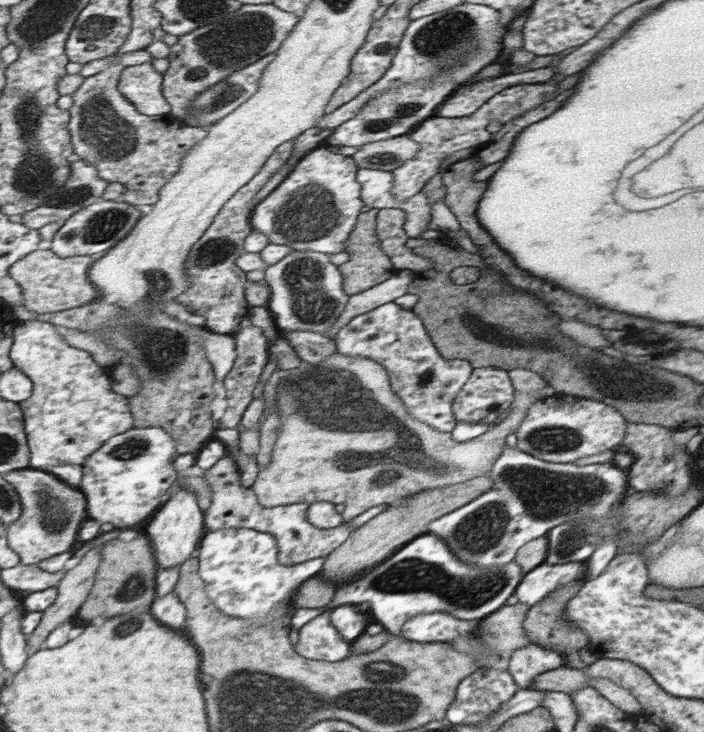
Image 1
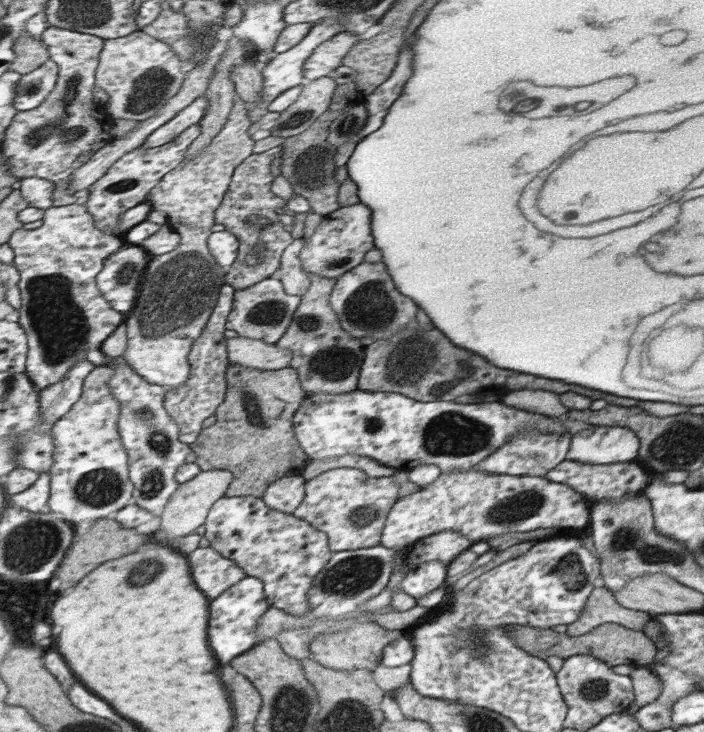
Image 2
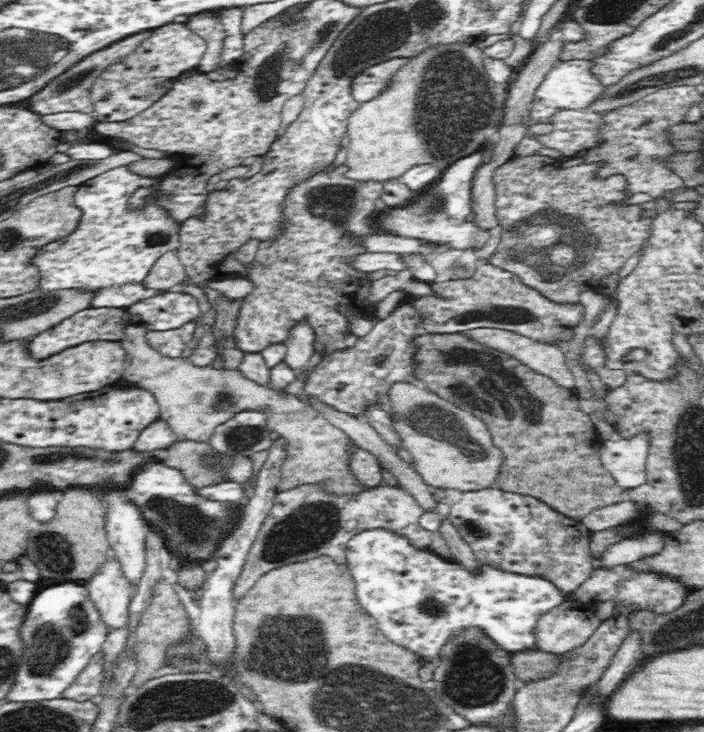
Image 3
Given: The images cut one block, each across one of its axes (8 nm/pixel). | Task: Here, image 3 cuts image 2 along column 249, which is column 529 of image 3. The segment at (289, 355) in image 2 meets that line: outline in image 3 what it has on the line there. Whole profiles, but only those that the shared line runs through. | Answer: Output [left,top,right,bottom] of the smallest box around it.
[462,328,576,390]

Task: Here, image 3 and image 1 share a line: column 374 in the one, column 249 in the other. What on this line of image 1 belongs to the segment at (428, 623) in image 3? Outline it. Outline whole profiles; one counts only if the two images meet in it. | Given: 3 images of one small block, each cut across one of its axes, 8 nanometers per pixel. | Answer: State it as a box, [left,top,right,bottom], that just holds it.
[199,528,325,620]

